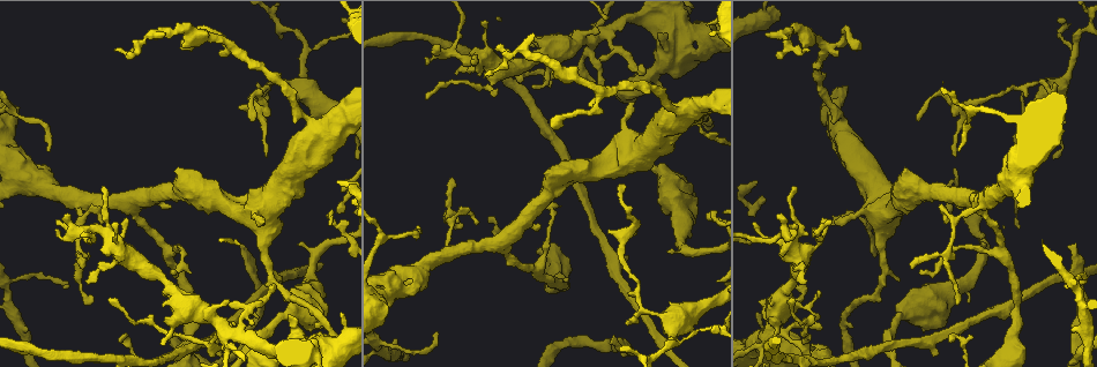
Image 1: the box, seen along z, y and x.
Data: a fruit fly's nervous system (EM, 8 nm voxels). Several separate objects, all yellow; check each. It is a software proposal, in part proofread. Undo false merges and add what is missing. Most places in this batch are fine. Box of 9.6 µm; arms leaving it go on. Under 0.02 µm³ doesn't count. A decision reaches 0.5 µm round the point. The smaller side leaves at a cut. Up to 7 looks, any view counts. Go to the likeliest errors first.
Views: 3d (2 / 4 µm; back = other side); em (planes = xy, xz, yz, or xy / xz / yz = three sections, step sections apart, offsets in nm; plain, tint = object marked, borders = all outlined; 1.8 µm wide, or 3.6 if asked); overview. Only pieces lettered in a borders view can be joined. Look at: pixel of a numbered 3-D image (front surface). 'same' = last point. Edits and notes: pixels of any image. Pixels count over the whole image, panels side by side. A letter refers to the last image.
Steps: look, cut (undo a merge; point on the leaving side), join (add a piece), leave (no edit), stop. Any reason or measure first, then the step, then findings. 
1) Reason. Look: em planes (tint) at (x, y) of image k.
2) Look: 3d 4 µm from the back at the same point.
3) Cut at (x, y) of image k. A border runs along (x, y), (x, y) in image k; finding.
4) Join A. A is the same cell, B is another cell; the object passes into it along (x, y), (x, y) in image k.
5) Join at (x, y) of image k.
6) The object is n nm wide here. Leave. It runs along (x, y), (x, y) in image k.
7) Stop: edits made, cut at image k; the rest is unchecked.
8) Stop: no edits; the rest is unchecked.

Branch stops here. Look: em planes (plain) at (1068, 247) of image 1.

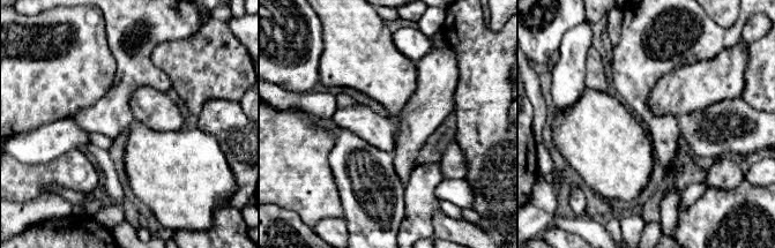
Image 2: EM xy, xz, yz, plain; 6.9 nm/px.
Look: em planes (borders) at the same point.

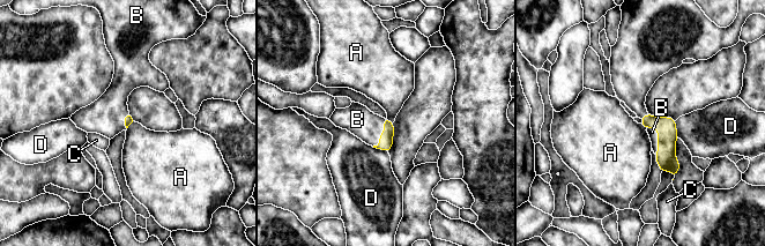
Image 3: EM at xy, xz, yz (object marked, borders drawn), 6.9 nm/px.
Join B. B is the same cell, A, C and D are other cells; the neuron continues.

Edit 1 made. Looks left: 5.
Stops while still wide. Look: em xz step 4 (tint) at (1065, 122) of image 1.

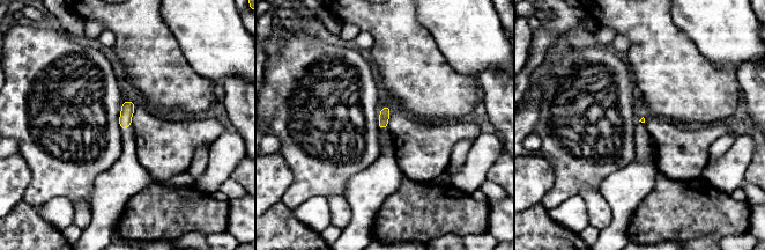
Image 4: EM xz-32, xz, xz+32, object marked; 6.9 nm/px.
Look: em xz step 4 (borders) at the same point.

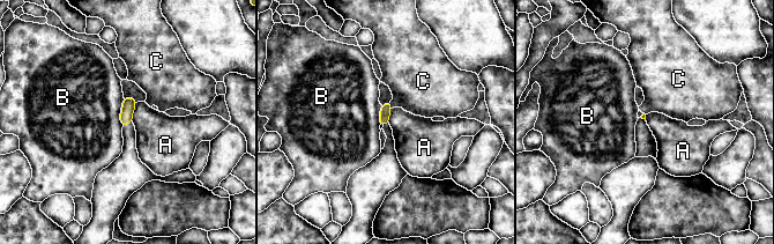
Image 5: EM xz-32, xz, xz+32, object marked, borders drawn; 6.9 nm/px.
Leave. A, B and C are other cells; a border runs along (138, 102), (132, 122) in image 5; none of them fits.

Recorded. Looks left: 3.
Branch stops here. Look: em planes (borders) at (1072, 331) of image 1.

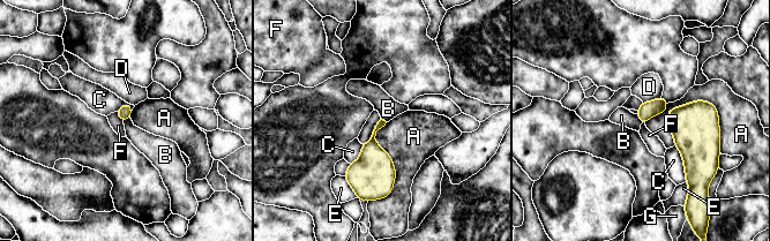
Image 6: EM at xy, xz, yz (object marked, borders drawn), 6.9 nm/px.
Leave. A, B, C, D, E, F and G are other cells; none of them fits.

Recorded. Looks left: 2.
Stop: edits made, join at image 3; the rest is unchecked.

